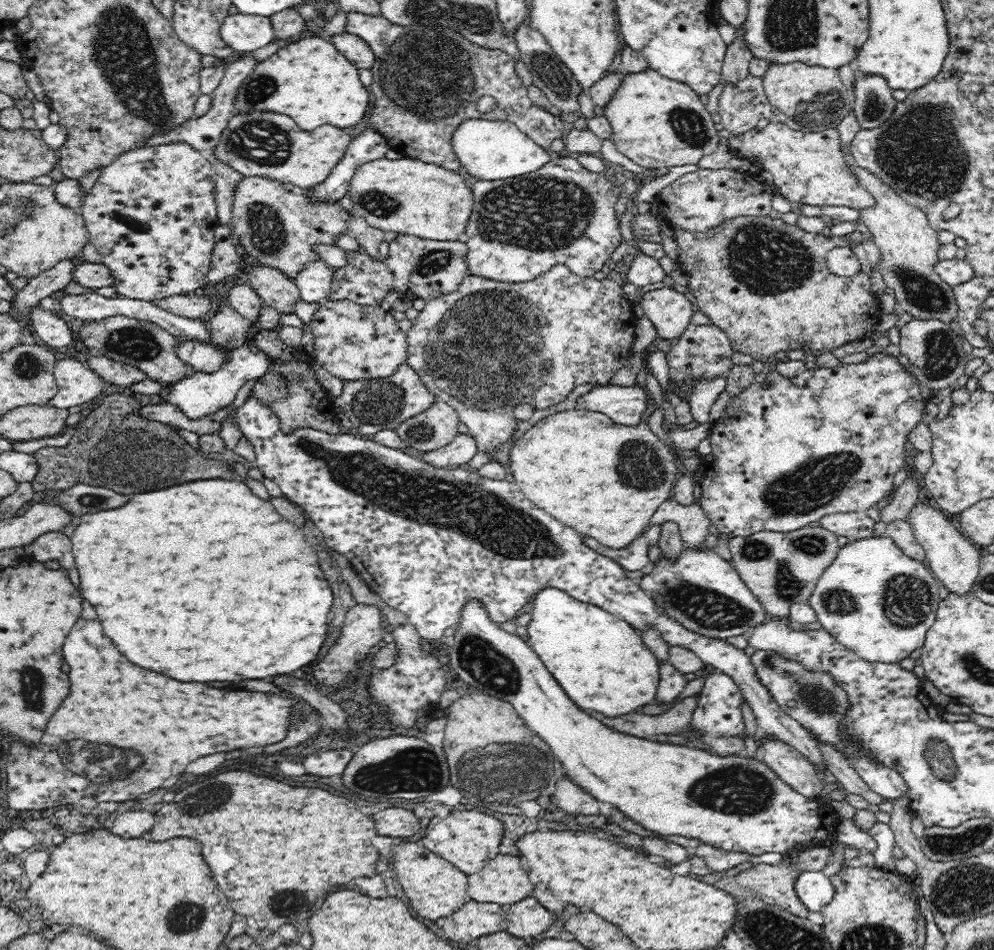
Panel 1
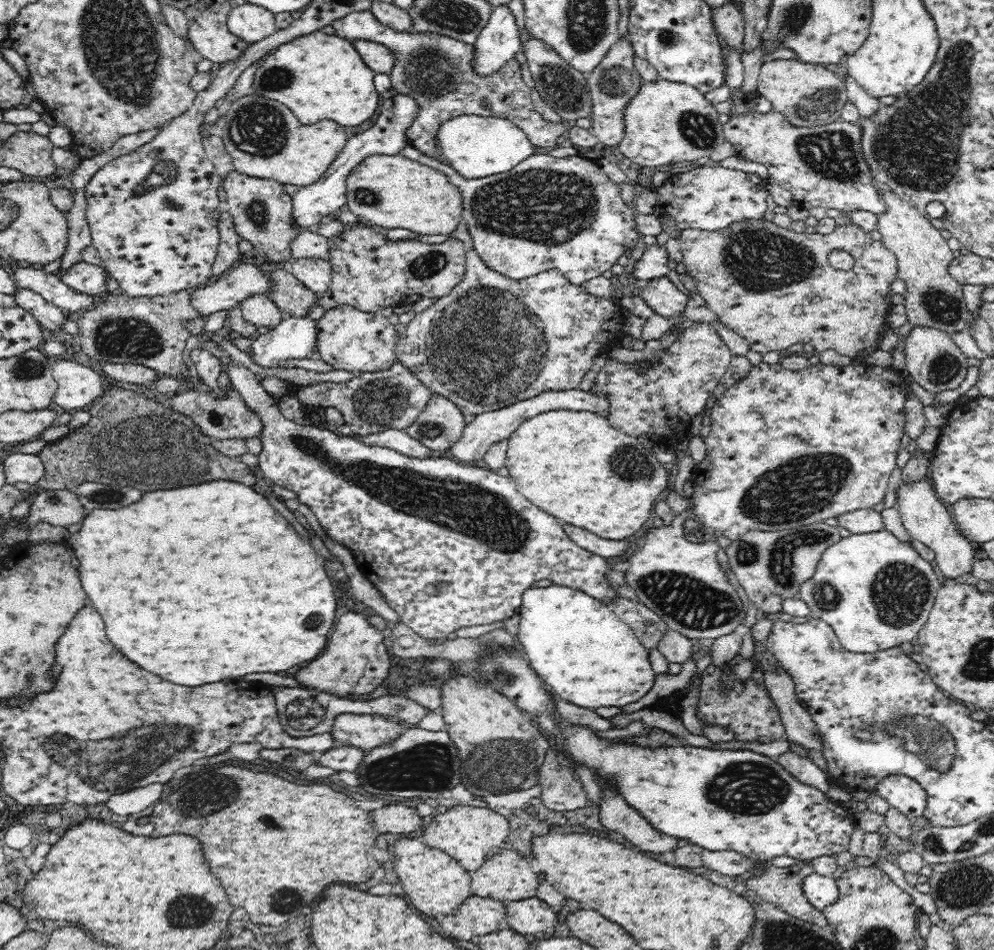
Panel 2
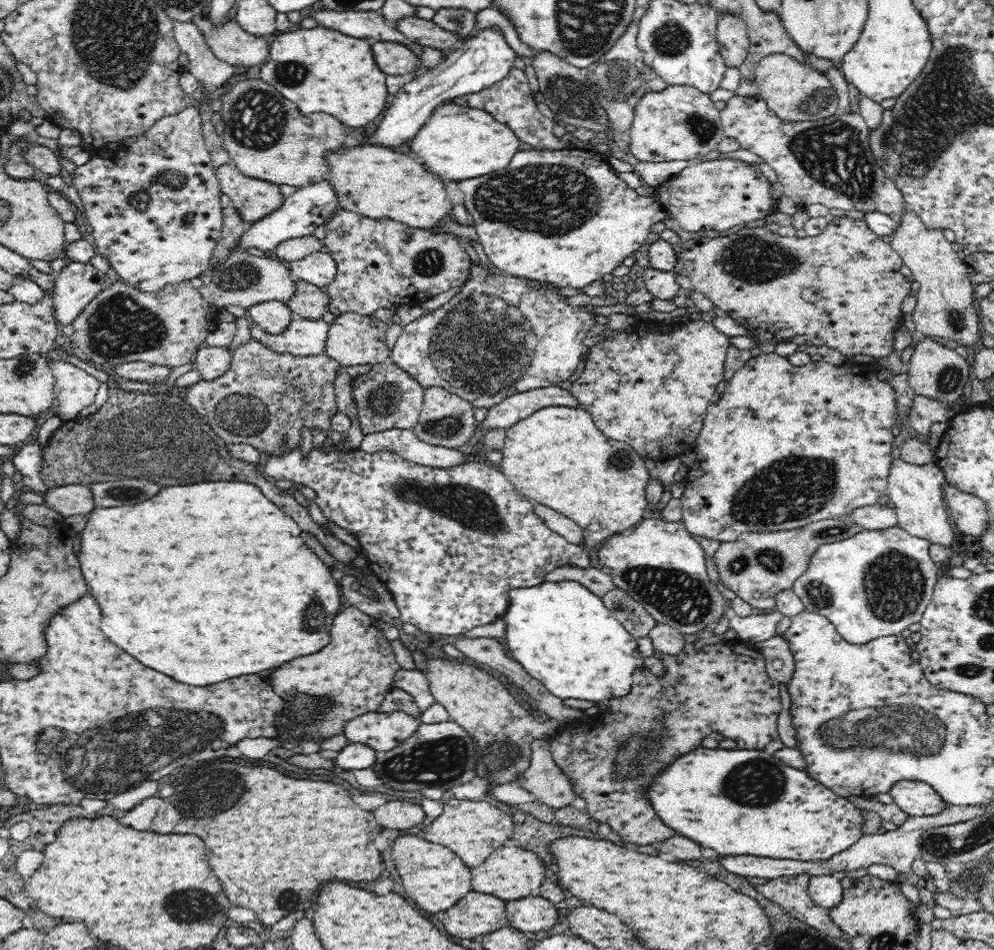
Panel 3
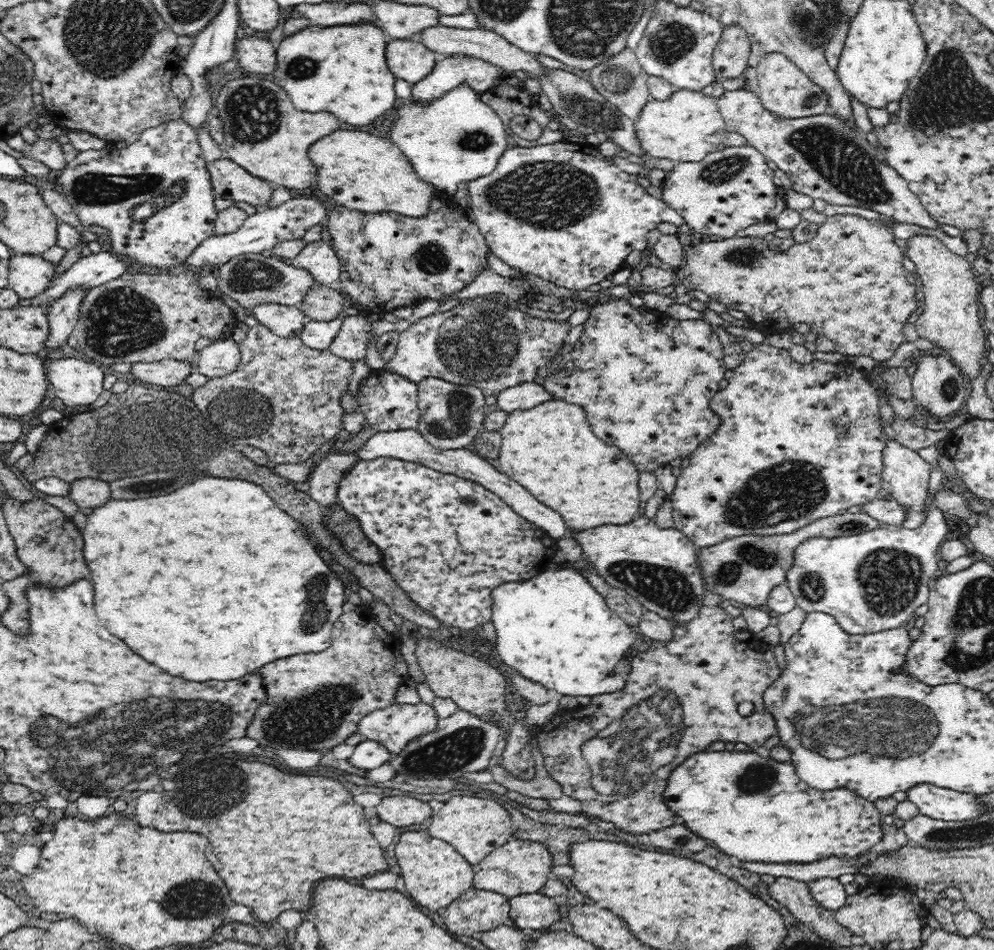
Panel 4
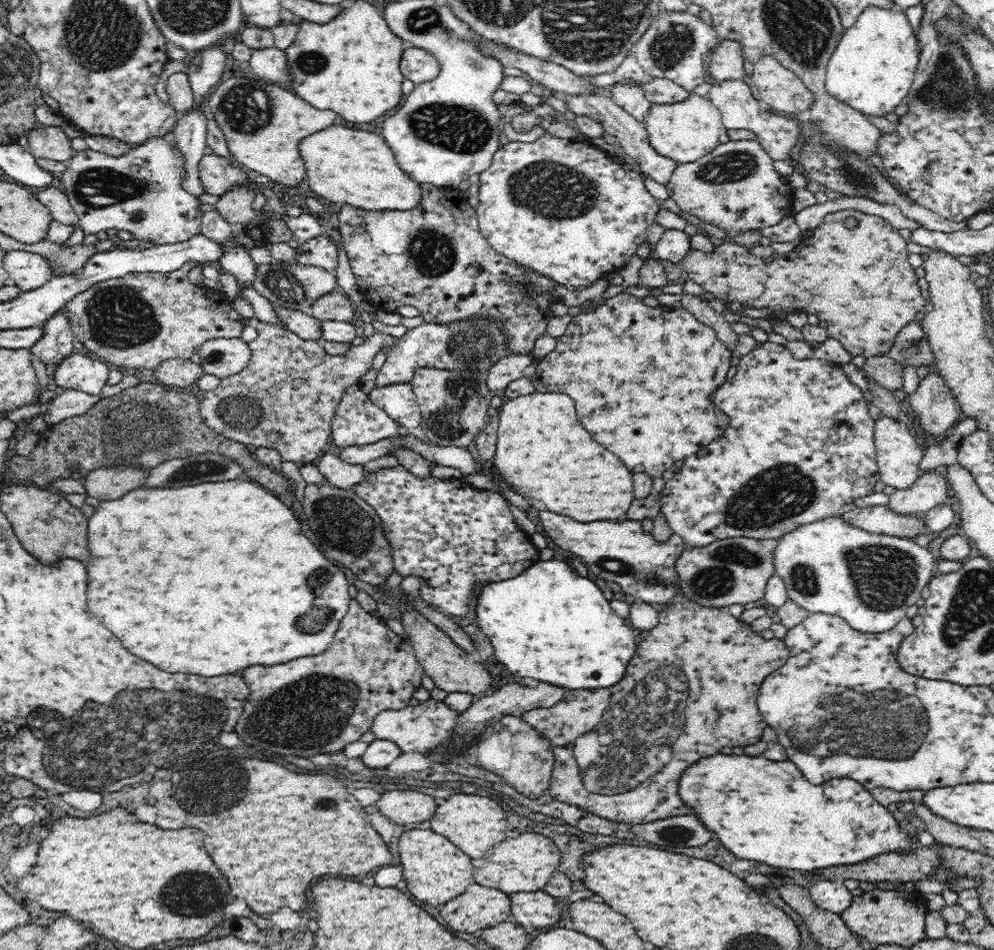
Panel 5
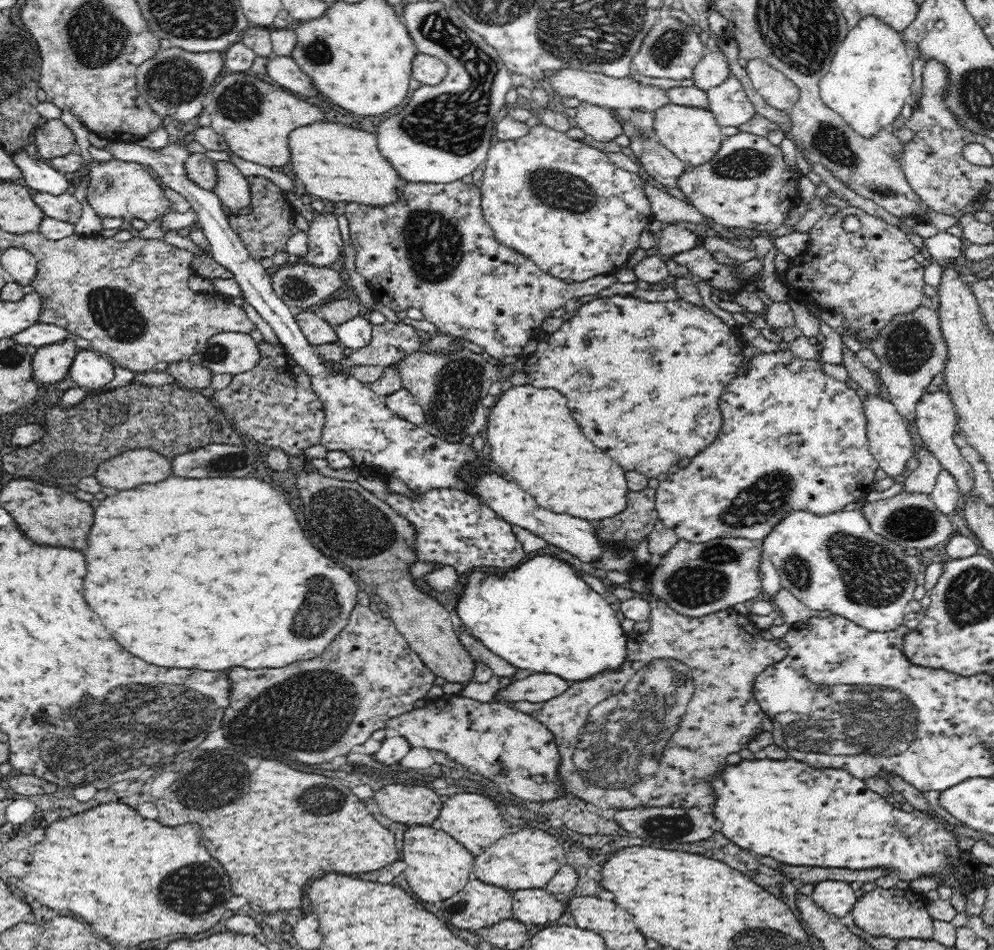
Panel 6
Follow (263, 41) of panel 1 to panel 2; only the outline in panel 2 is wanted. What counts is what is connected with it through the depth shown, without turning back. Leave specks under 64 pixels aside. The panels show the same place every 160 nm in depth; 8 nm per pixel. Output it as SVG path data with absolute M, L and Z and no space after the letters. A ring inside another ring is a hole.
M248 3L232 8L227 27L232 35L248 45L274 34L278 29L272 12Z

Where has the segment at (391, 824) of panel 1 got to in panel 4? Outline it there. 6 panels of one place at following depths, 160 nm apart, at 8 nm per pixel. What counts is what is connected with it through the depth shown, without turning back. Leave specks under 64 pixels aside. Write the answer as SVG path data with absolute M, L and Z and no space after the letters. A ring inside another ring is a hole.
M402 794L402 796L384 798L378 804L378 816L384 822L401 827L421 824L428 816L433 815L427 800L418 800Z

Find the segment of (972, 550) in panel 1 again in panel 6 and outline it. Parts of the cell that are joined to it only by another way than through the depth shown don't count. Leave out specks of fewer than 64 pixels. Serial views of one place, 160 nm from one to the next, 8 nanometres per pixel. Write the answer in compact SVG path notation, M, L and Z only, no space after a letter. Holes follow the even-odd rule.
M868 396L863 401L863 414L866 414L868 440L873 457L879 468L892 478L906 472L907 462L915 456L914 438L908 431L907 422L885 396Z

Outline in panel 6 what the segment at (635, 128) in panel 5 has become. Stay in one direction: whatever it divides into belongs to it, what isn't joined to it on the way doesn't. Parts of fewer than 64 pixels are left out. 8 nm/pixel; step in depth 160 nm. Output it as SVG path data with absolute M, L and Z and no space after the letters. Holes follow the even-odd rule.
M610 109L612 115L622 125L622 131L629 138L629 148L632 158L637 160L651 178L663 186L676 187L676 180L688 164L680 161L675 154L670 153L654 134L653 130L641 130L631 119L626 119L615 109Z

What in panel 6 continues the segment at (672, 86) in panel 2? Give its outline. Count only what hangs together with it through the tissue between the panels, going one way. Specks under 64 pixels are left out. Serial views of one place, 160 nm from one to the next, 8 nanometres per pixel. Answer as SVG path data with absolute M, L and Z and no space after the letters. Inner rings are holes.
M668 103L656 108L653 111L652 130L661 145L664 145L670 153L675 154L680 161L692 166L709 162L718 153L718 148L725 139L715 114L709 108L695 106Z

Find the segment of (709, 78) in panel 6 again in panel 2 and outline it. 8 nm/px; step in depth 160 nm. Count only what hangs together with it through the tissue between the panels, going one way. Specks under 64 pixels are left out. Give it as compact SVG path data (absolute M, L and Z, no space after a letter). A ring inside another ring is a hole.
M727 1L719 8L714 9L714 23L716 23L718 32L726 40L731 48L738 48L741 52L741 44L744 42L744 18L741 9L733 1Z

